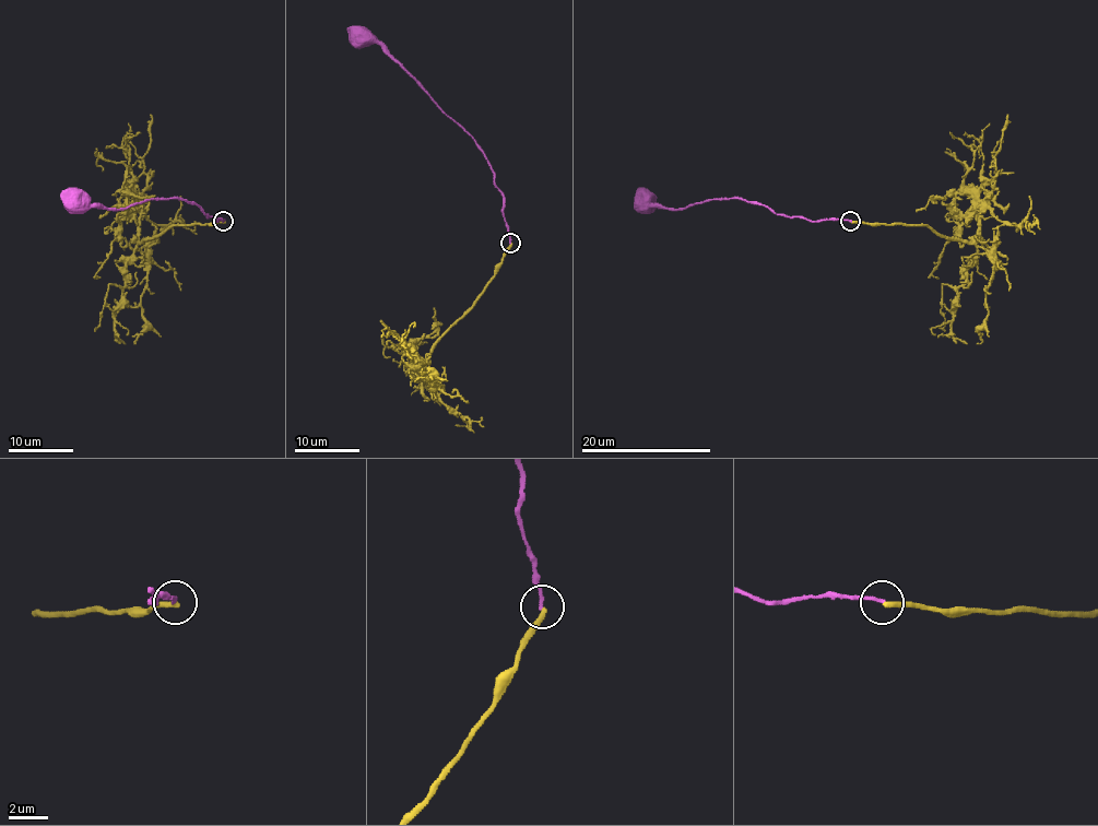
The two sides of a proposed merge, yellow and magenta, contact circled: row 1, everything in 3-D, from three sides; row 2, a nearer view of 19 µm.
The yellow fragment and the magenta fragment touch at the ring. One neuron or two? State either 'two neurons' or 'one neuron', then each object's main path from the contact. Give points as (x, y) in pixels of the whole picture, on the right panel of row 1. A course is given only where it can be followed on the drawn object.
two neurons; yellow runs (851, 221), (927, 224), (946, 237), (972, 242), (978, 227), (981, 153), (949, 131); magenta runs (851, 221), (786, 217), (738, 198), (713, 198), (683, 209), (663, 209), (642, 200)

